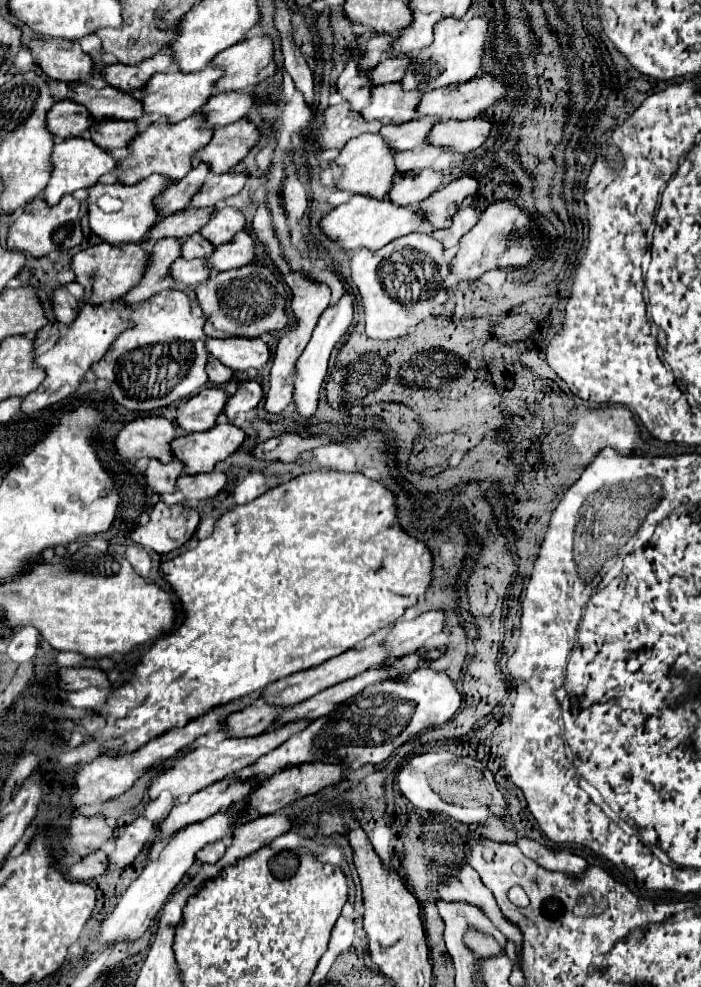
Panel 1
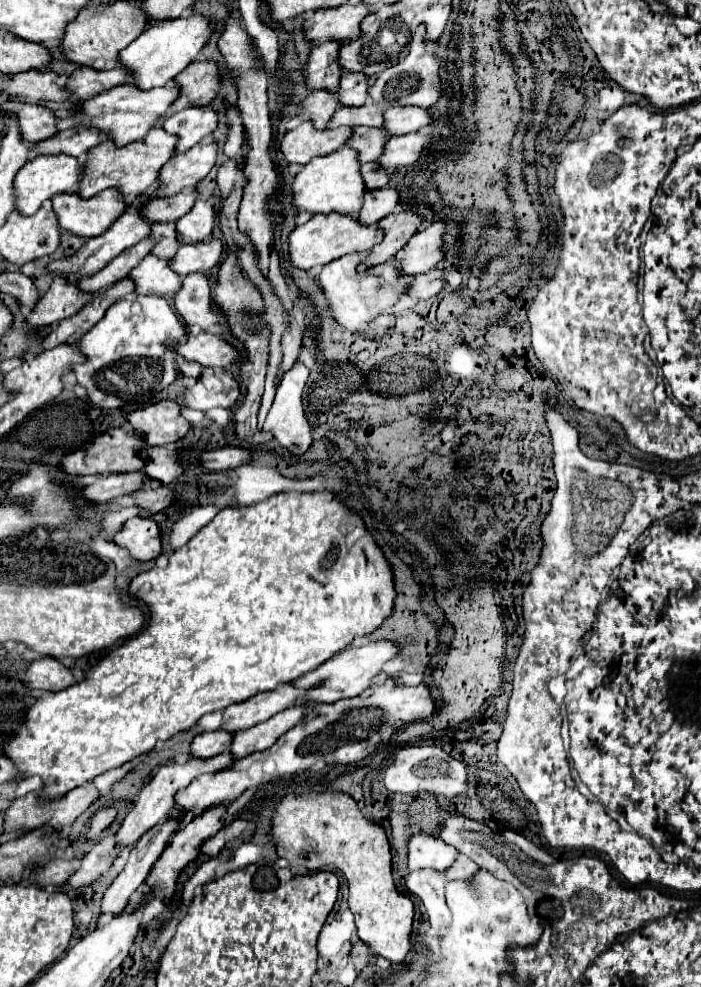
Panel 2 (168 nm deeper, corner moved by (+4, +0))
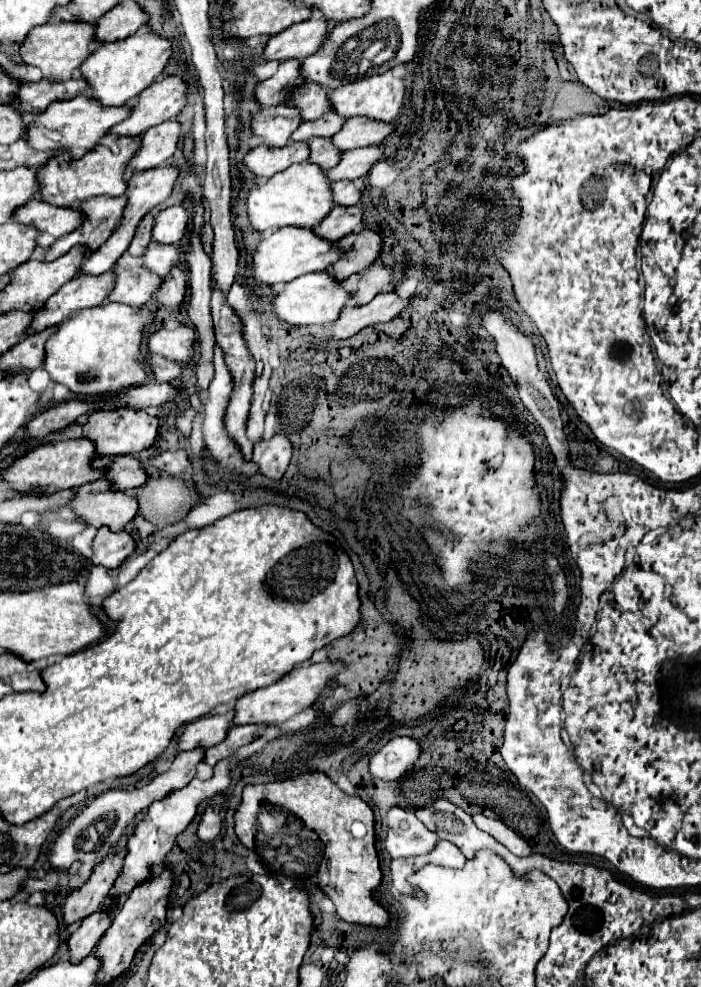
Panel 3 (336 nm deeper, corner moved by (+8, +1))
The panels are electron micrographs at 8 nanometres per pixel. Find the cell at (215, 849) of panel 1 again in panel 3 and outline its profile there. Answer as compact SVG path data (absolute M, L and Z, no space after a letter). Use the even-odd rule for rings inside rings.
M206 809L202 821L200 821L200 827L198 827L198 837L200 841L204 843L210 843L214 841L216 837L220 837L220 829L222 829L222 819L220 815L216 815L212 809Z

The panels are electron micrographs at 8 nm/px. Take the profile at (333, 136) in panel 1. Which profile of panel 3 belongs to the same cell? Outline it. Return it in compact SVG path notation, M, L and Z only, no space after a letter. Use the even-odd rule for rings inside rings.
M294 141L288 147L254 147L246 157L244 165L256 175L256 177L270 177L278 171L284 171L286 167L294 163L308 161L308 143L306 141Z

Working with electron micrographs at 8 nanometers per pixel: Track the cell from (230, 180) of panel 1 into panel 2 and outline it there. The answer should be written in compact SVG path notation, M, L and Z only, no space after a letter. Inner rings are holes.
M148 188L142 192L142 196L148 196L152 200L148 200L148 204L144 204L142 214L144 218L148 218L148 222L174 222L180 216L184 216L184 212L188 212L188 208L192 208L194 200L198 198L198 192L188 188L172 198L154 198L152 196L154 188Z

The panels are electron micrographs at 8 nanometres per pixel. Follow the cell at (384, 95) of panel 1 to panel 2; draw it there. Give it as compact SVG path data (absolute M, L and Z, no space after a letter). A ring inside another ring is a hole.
M362 104L358 108L338 108L332 118L328 120L326 128L338 128L338 126L380 126L380 112L376 104Z

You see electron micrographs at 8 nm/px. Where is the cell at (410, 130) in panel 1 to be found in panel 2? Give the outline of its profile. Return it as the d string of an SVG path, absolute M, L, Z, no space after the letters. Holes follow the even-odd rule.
M354 128L348 146L358 152L358 162L372 162L380 156L380 148L384 148L384 140L388 136L380 136L380 128Z

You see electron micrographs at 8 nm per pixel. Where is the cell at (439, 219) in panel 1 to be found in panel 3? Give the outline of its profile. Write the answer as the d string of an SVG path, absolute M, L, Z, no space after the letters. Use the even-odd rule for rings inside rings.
M362 229L360 233L346 235L336 245L344 251L344 259L334 265L336 279L346 279L348 275L372 265L382 253L382 237L372 229Z

